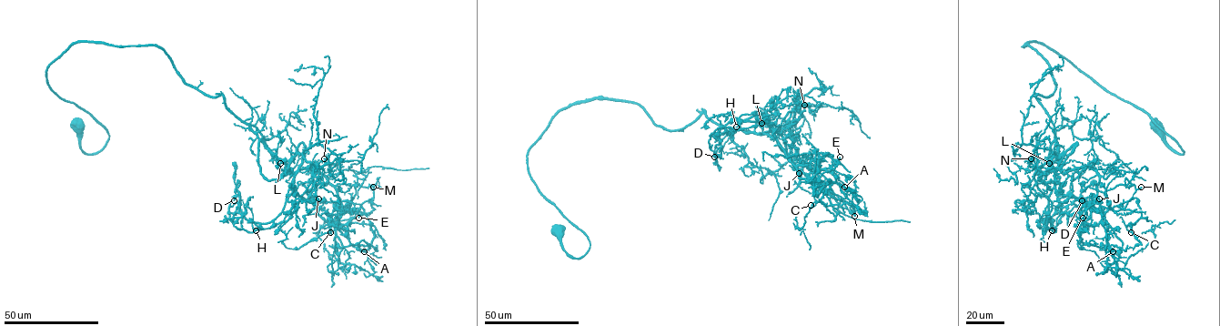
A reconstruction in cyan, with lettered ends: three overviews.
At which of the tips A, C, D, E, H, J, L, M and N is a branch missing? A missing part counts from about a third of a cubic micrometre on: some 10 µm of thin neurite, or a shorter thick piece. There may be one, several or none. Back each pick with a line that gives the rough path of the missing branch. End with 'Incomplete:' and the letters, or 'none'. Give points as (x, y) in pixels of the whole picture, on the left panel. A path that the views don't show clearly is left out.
Incomplete: none

